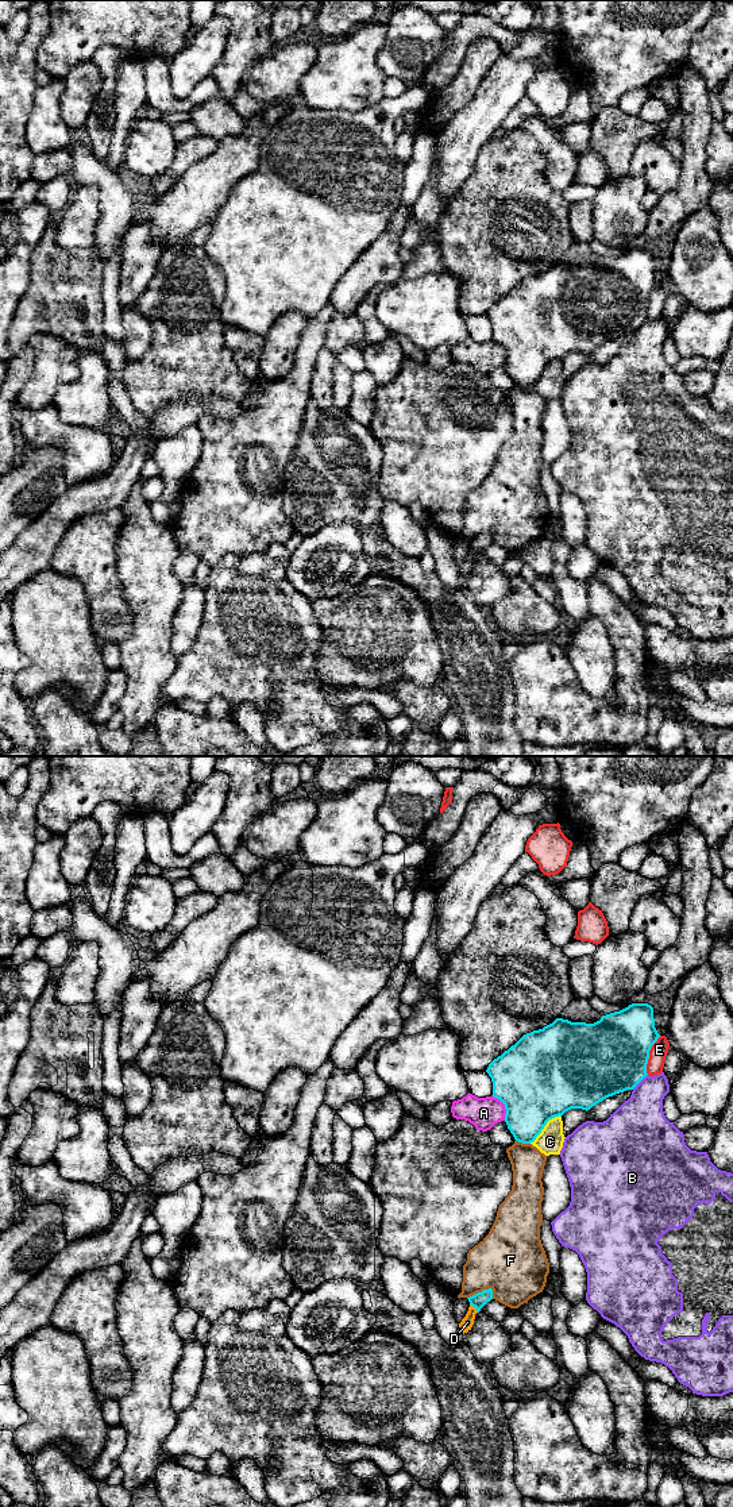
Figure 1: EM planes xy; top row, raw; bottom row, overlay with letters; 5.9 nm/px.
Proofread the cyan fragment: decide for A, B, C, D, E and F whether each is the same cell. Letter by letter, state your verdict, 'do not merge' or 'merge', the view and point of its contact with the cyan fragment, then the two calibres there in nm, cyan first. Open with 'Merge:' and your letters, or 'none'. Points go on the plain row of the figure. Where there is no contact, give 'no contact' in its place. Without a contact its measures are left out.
Merge: D
A: do not merge; contact xy (505, 350); calibres 500 and 190 nm
B: do not merge; contact xy (639, 326); calibres 440 and 320 nm
C: do not merge; contact xy (544, 369); calibres 440 and 160 nm
D: merge; contact xy (474, 550); calibres 90 and 70 nm
E: do not merge; contact xy (648, 299); calibres 440 and 100 nm
F: do not merge; contact xy (479, 536); calibres 90 and 380 nm

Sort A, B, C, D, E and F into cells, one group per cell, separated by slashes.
A / B / C / D / E / F

